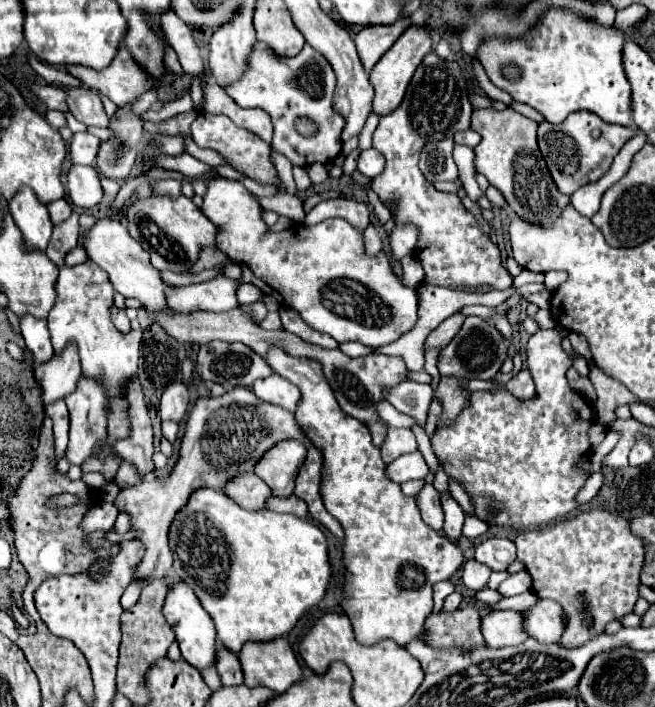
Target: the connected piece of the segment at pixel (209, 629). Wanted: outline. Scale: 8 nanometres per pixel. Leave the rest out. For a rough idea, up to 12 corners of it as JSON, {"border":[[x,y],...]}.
{"border":[[185,583],[161,607],[183,659],[215,665],[215,625]]}

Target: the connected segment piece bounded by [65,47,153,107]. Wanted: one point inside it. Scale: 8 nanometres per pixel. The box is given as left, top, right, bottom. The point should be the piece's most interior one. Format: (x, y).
(123, 81)

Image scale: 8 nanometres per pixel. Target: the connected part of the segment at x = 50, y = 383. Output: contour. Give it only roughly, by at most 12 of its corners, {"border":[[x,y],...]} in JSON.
{"border":[[77,347],[35,369],[43,405],[65,399],[81,377]]}

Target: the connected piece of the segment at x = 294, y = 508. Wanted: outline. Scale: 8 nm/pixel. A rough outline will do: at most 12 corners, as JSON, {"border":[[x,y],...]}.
{"border":[[271,495],[267,509],[277,513],[293,513],[297,517],[307,515],[305,501]]}

